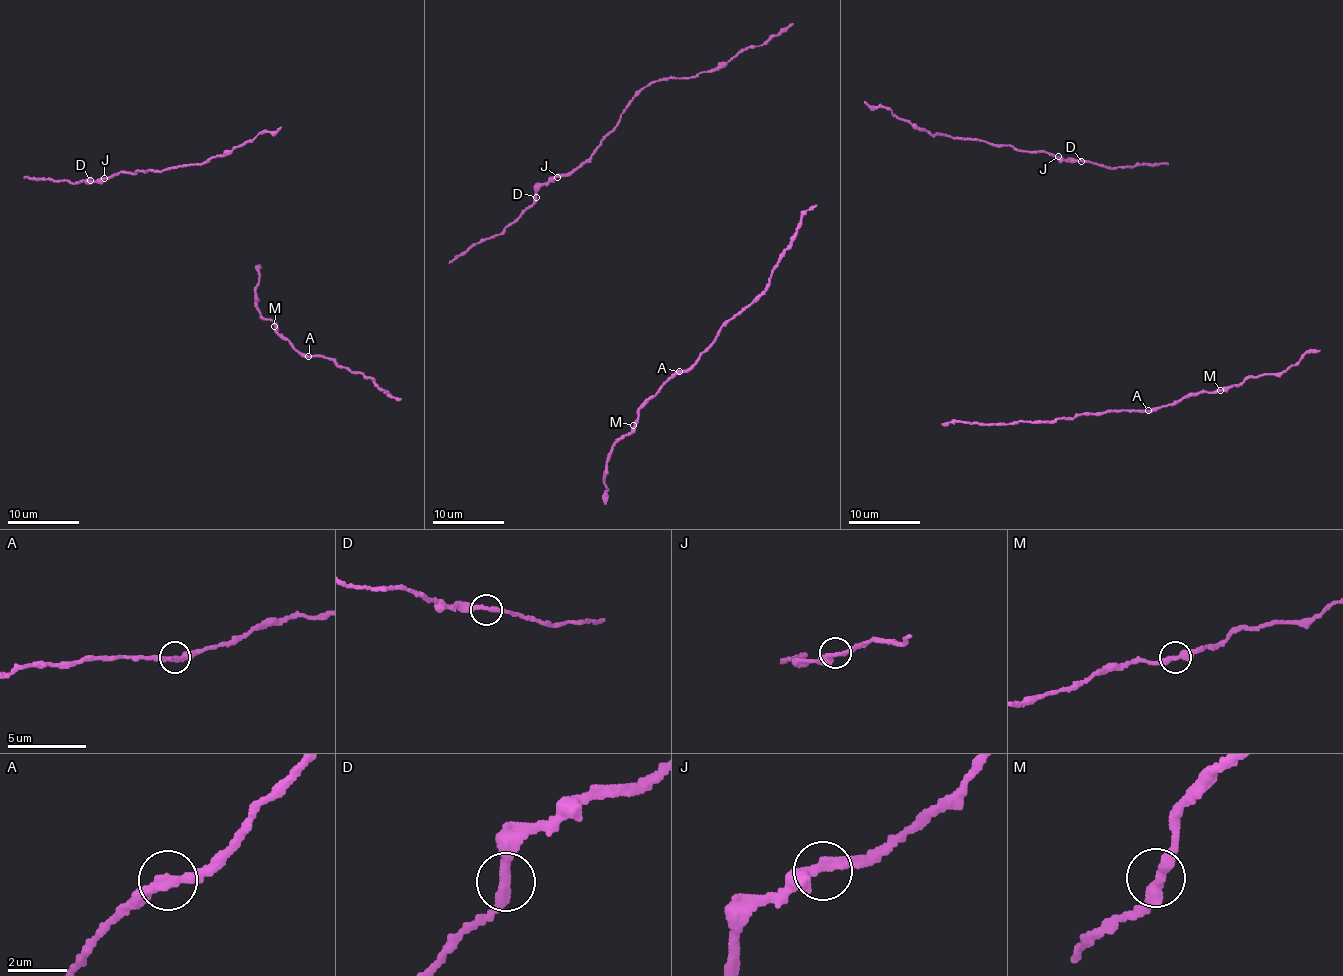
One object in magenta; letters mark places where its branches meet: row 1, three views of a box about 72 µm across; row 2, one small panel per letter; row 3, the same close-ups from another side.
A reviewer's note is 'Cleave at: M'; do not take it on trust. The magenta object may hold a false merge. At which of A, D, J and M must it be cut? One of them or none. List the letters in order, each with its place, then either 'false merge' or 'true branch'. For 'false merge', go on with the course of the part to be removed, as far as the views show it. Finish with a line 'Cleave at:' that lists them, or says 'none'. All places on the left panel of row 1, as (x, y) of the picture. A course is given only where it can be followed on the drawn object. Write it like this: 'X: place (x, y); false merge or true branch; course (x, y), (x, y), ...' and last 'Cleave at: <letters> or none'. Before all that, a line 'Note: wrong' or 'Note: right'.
Note: wrong
A: place (308, 356); true branch
D: place (90, 180); true branch
J: place (104, 178); true branch
M: place (274, 326); true branch
Cleave at: none

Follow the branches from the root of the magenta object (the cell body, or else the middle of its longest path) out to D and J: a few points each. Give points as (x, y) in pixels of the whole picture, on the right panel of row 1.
D: (1125, 168), (1106, 168), (1081, 161)
J: (1125, 168), (1106, 168), (1087, 161), (1070, 162), (1058, 156)

